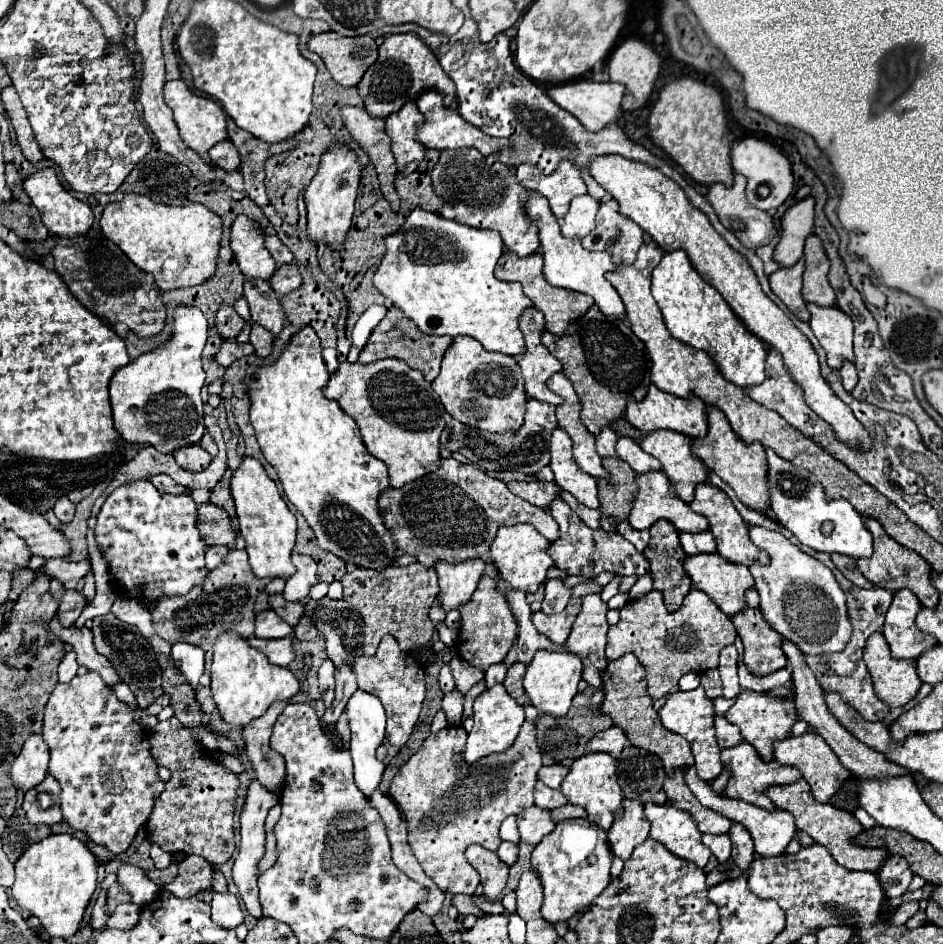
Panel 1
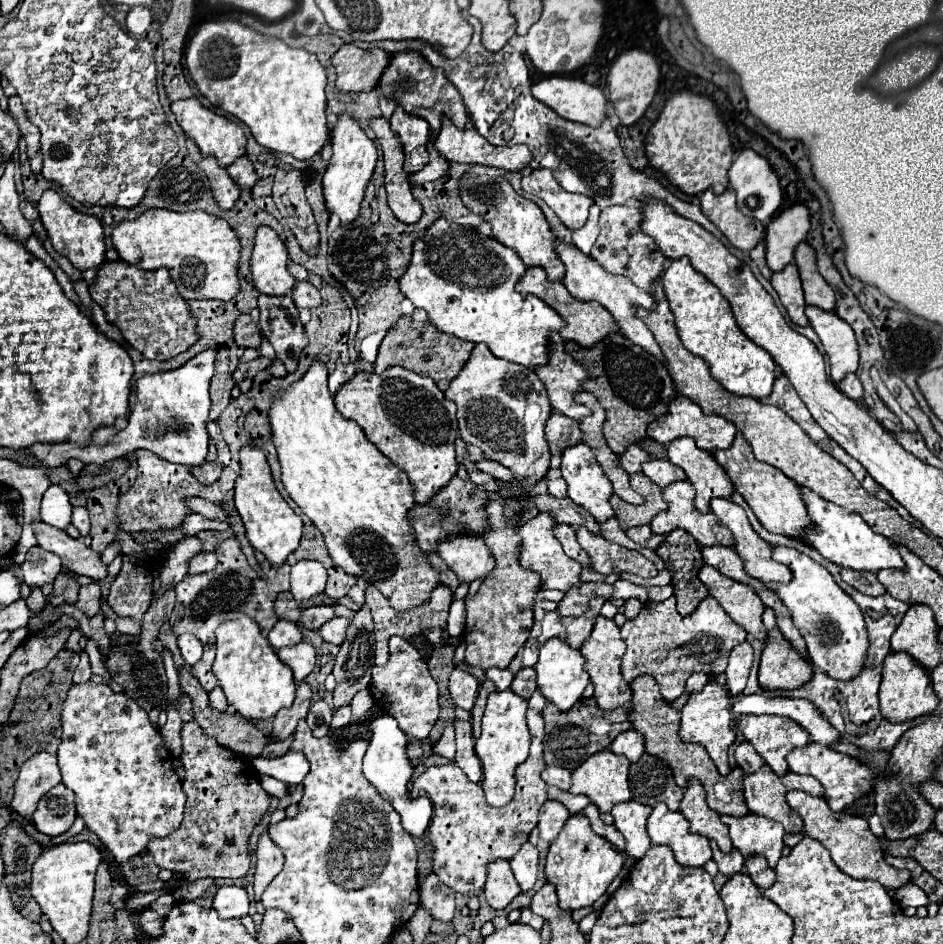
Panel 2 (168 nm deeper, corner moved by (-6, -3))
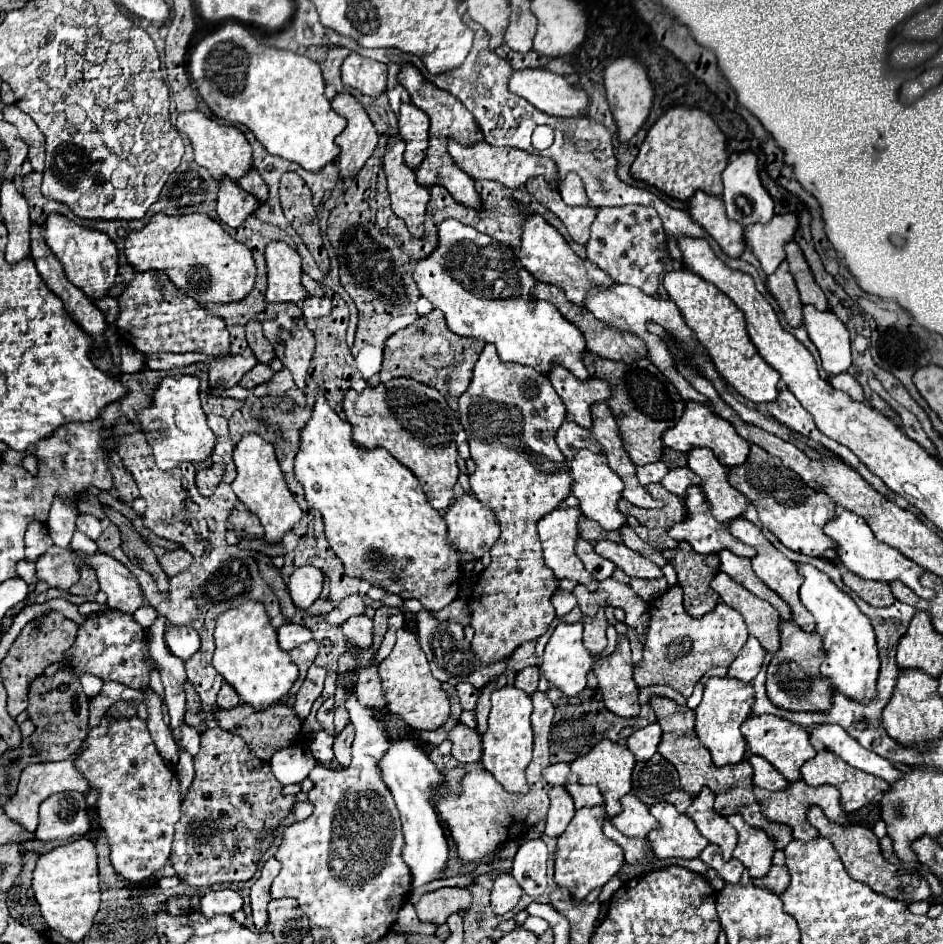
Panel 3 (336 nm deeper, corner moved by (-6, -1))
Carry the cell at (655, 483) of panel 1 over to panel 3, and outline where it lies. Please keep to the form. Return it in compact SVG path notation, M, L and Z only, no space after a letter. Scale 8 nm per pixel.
M691 486L685 496L687 520L669 528L669 536L677 542L685 540L699 554L719 554L721 550L731 550L737 556L753 558L757 552L731 536L729 528L713 518L709 504L699 486Z

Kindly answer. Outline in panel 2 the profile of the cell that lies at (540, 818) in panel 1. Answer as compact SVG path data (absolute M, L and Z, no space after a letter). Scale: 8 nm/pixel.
M547 800L541 810L539 810L539 838L545 842L553 842L557 838L557 834L561 832L563 824L569 820L569 812L563 804L557 804L553 800Z

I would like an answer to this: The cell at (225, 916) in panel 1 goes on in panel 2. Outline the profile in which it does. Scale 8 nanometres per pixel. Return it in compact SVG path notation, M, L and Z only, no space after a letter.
M221 886L215 894L213 908L219 912L219 918L243 918L249 910L247 892L239 886Z

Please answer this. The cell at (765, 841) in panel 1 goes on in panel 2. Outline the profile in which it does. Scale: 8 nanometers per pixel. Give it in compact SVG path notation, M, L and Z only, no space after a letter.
M753 812L741 818L723 814L721 820L729 824L733 846L739 848L743 856L763 854L771 868L777 866L777 860L781 858L781 850L785 846L783 844L785 830L781 828L781 824Z

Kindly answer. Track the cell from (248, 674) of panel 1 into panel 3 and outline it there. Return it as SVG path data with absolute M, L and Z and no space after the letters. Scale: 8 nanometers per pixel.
M243 602L219 614L215 618L215 644L213 668L237 690L245 704L263 710L285 700L289 688L297 680L297 666L291 662L291 656L279 648L277 630L271 626L261 602Z

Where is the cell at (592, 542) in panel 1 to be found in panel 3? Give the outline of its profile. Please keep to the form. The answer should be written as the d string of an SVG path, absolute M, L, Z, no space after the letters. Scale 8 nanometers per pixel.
M601 540L595 544L595 550L599 556L611 560L617 568L621 568L627 576L645 578L645 580L655 580L655 578L663 576L663 570L659 566L655 566L651 560L647 560L639 552L633 552L625 544Z

